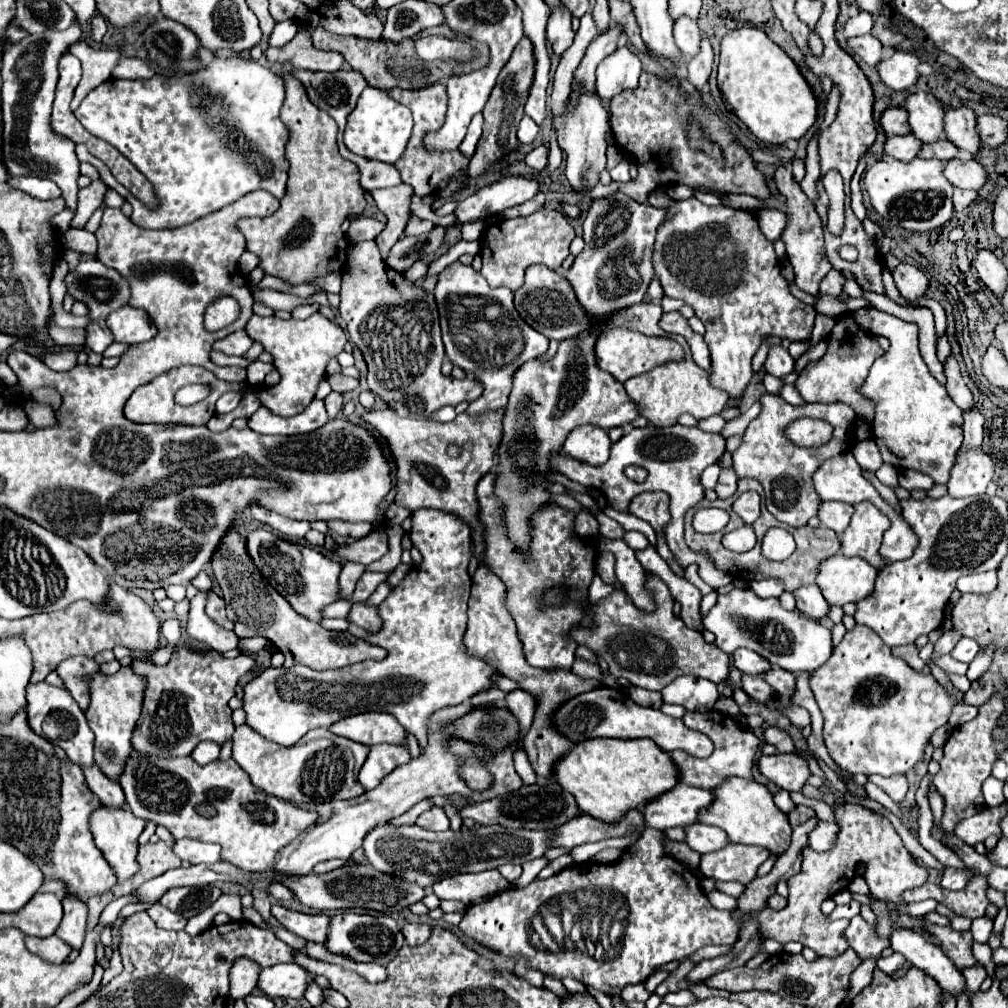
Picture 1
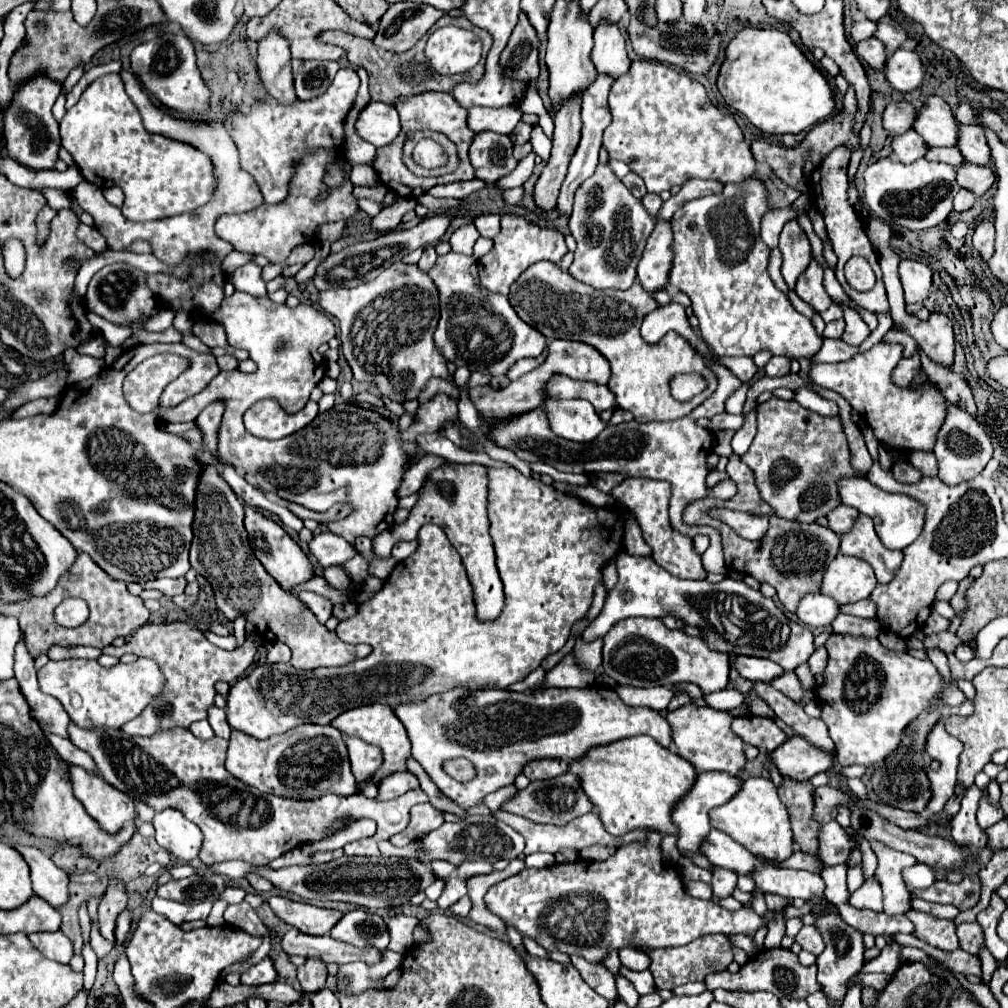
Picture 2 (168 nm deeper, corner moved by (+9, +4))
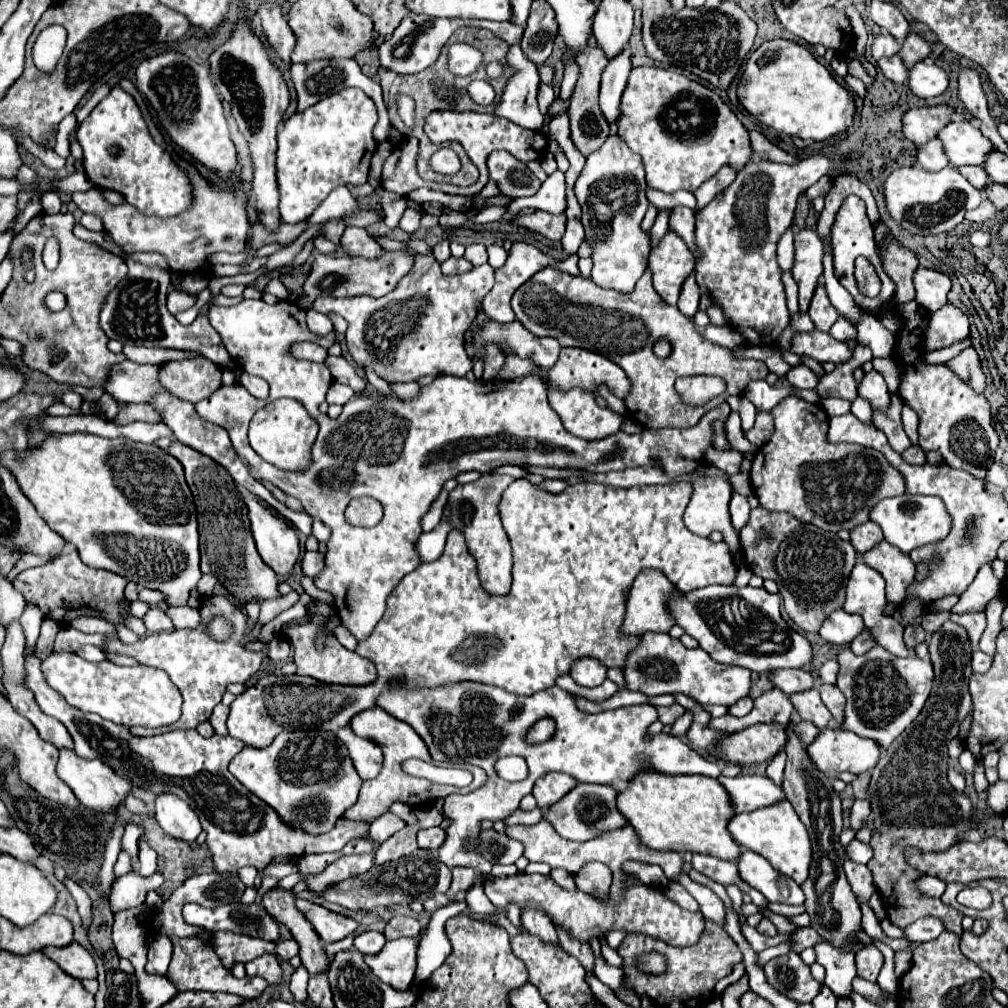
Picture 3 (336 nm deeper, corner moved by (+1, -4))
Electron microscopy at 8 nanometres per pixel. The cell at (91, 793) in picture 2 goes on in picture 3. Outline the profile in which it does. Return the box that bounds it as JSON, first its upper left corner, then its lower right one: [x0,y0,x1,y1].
[57,749,131,813]

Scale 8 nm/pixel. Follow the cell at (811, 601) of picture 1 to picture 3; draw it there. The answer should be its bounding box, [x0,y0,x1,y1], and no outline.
[819,609,865,645]

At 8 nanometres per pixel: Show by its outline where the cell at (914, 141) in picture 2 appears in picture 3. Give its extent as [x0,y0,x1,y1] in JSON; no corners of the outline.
[917,139,949,171]

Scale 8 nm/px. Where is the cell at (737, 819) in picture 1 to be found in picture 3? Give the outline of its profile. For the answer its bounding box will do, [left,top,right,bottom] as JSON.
[729,801,811,885]

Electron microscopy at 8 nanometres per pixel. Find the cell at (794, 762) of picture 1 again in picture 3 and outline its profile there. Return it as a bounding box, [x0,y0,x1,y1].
[807,727,881,779]

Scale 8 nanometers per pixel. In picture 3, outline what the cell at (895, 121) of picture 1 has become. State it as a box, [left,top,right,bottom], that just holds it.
[903,105,957,145]

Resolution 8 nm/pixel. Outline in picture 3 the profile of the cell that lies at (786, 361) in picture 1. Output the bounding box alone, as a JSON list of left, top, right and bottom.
[785,365,819,389]

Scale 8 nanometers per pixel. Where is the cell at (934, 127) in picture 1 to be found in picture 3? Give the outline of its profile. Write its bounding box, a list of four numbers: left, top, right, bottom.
[939,121,995,167]

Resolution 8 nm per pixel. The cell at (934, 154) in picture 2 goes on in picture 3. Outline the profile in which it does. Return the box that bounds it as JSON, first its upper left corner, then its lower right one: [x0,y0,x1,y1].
[959,167,989,191]

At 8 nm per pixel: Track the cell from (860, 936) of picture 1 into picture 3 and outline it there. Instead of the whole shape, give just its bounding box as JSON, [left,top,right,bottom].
[905,917,943,941]

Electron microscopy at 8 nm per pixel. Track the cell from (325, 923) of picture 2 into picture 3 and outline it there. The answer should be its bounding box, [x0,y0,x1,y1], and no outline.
[297,899,357,943]

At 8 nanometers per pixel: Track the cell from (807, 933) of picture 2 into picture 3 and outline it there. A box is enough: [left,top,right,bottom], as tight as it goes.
[815,943,857,997]

